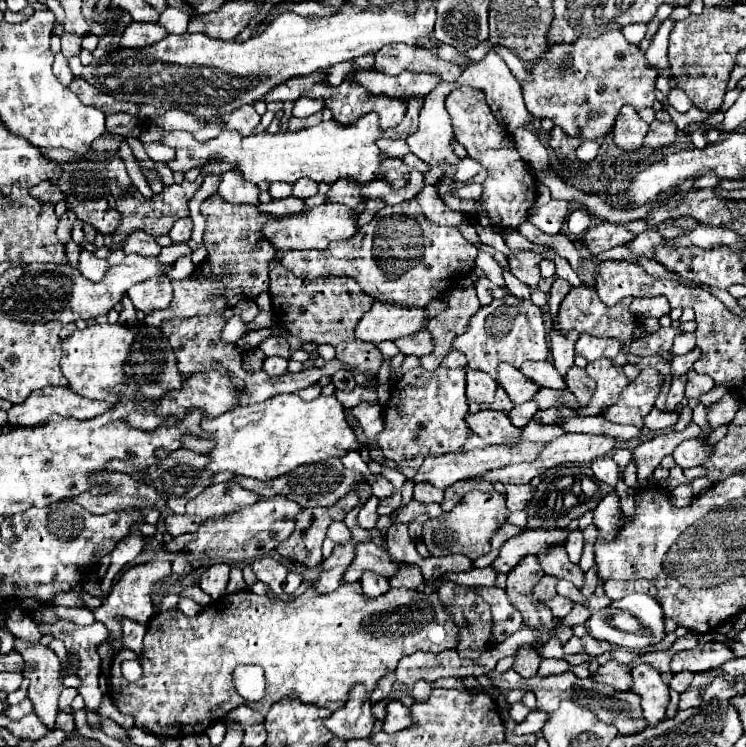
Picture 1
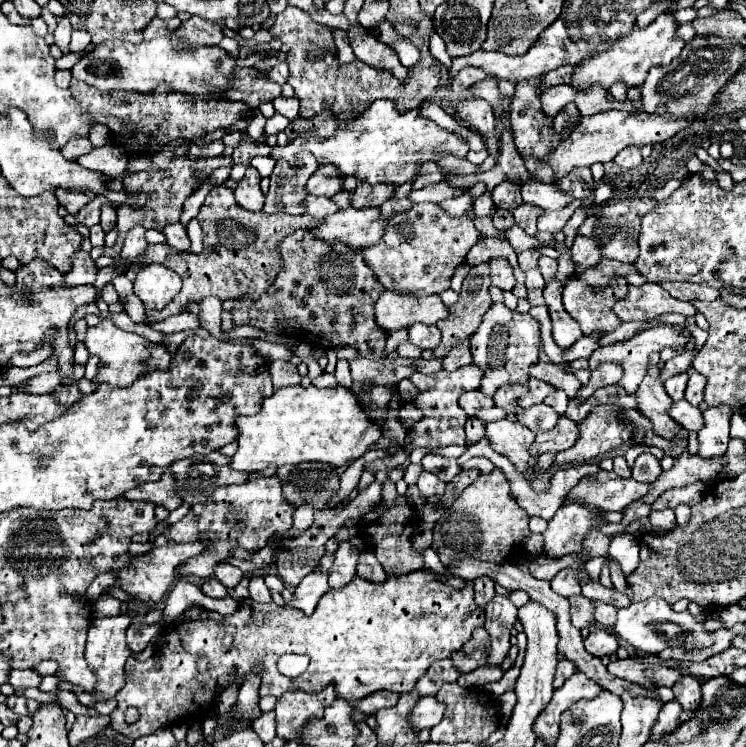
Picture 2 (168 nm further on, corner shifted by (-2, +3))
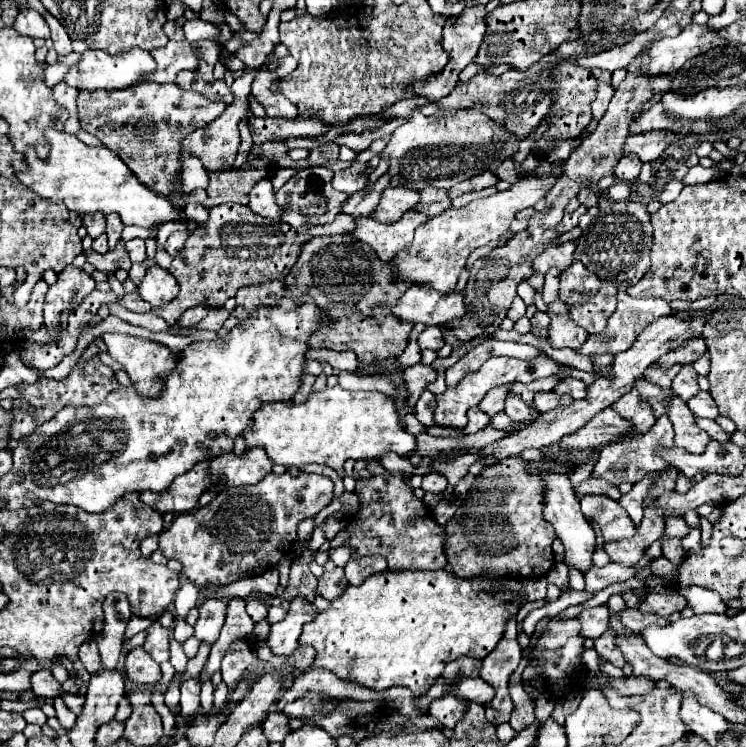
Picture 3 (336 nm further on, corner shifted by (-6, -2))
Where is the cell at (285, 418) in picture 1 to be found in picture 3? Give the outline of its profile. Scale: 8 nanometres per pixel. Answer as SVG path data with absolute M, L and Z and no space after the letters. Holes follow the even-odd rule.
M340 385L324 391L312 391L304 403L292 403L292 401L276 401L264 405L260 411L254 413L254 431L244 433L246 449L262 447L266 449L272 463L284 465L284 467L304 467L310 463L328 465L332 467L342 479L344 479L344 461L346 459L374 459L384 453L396 453L396 455L408 455L416 447L414 435L404 431L402 421L398 419L398 411L394 407L394 401L378 391L344 391Z

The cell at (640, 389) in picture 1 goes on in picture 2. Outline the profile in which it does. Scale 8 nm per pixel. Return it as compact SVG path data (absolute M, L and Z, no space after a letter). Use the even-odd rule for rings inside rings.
M648 366L648 374L644 376L636 398L638 398L638 410L652 420L654 434L672 440L682 432L680 424L674 424L668 410L672 408L672 398L664 392L664 386L658 378L660 370L658 366Z

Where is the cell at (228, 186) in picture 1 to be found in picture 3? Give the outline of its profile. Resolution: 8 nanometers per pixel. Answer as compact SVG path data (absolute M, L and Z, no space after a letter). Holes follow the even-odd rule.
M270 179L258 181L252 187L248 207L260 217L268 217L268 219L274 219L274 221L280 217L280 207L274 201L274 189L272 189Z

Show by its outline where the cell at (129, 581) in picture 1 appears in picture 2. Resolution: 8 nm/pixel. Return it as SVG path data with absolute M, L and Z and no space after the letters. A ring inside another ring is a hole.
M120 614L116 618L96 618L88 630L88 640L86 640L86 662L88 668L96 674L96 686L94 686L94 702L104 702L114 698L122 686L124 686L124 664L126 658L132 656L130 648L126 646L126 630L130 626L132 618L130 614Z

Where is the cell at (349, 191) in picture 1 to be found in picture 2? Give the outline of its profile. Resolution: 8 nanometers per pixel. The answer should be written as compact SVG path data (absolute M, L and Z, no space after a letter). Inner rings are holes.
M360 184L352 194L352 206L354 208L378 208L394 196L394 190L396 188L388 184L376 184L374 188L368 184Z

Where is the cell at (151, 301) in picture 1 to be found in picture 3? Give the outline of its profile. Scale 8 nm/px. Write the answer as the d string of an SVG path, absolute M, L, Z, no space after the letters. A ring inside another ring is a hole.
M154 265L146 271L142 283L138 285L138 293L152 307L160 307L178 295L178 283L166 269Z

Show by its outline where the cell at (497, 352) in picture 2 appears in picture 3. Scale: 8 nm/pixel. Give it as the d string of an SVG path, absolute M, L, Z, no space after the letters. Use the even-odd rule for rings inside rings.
M488 391L478 407L488 415L496 415L496 413L500 413L504 409L504 399L498 399L498 397L500 397L498 391Z

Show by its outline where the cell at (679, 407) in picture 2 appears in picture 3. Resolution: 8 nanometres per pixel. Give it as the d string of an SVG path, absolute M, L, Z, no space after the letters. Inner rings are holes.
M696 419L696 425L700 427L700 429L704 429L712 439L716 439L716 441L728 441L730 439L730 435L728 433L724 433L720 427L718 427L718 423L716 421L712 421L712 419Z

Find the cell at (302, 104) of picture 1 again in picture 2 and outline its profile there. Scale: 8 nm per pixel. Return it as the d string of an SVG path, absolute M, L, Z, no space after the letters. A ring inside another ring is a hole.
M278 96L272 100L274 104L274 110L282 116L286 116L288 120L294 120L298 118L298 100L292 96L292 98L284 98L284 96Z

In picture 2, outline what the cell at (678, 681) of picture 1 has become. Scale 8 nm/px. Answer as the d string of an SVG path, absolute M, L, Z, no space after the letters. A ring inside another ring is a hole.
M682 674L682 678L672 686L674 698L684 710L698 712L702 706L702 694L700 694L700 680L690 674Z

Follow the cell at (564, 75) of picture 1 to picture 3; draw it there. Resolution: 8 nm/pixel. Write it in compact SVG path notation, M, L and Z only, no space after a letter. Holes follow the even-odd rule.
M690 23L680 31L680 35L654 41L646 51L648 63L640 69L642 73L648 73L648 77L676 73L688 59L718 47L720 41L718 33L708 29L708 25Z

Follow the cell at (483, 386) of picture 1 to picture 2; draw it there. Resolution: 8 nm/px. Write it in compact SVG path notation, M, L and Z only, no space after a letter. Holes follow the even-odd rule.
M472 390L472 392L464 392L460 396L460 406L466 410L466 414L470 418L474 418L480 408L492 408L494 400L488 398L488 396L484 396L480 390Z

